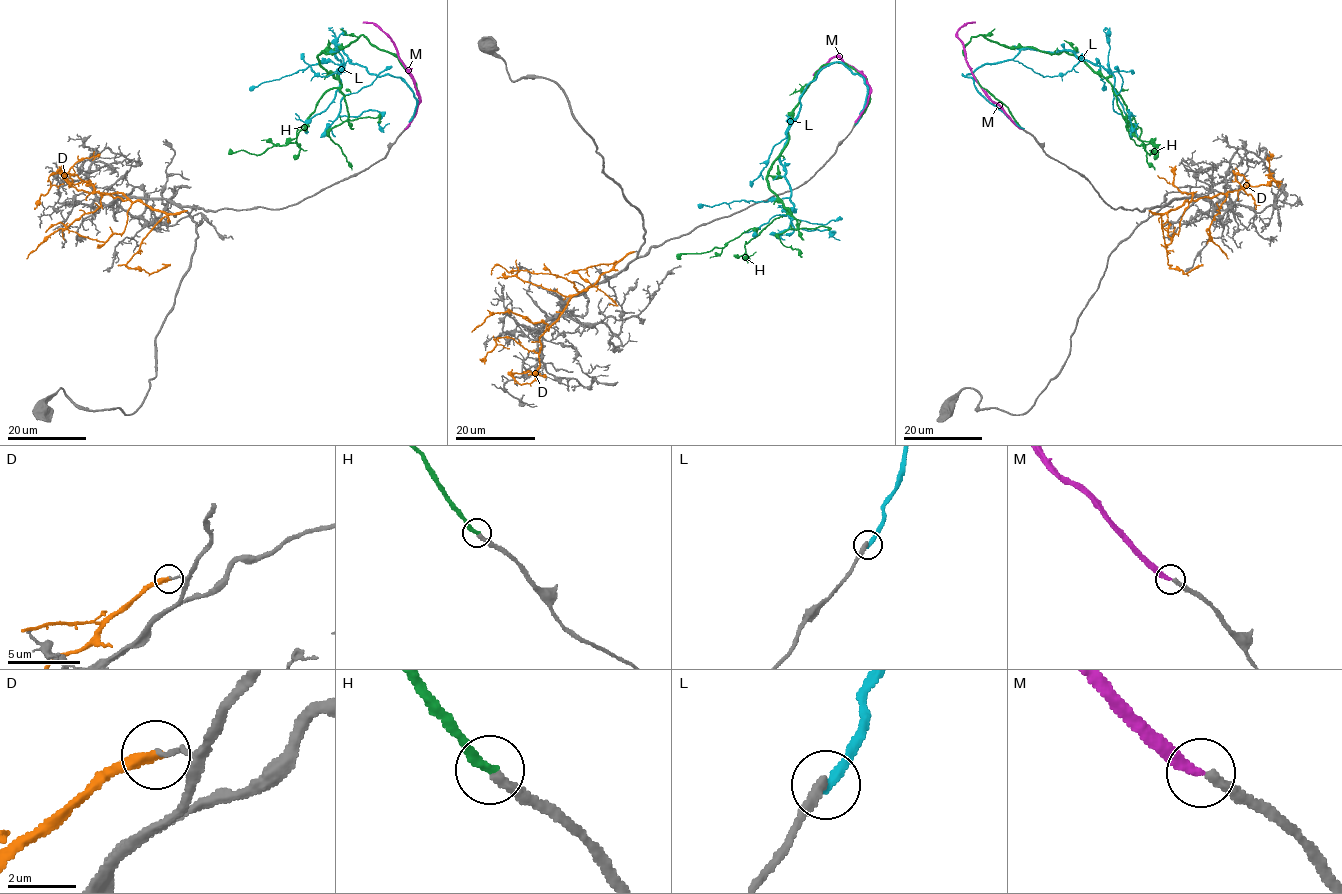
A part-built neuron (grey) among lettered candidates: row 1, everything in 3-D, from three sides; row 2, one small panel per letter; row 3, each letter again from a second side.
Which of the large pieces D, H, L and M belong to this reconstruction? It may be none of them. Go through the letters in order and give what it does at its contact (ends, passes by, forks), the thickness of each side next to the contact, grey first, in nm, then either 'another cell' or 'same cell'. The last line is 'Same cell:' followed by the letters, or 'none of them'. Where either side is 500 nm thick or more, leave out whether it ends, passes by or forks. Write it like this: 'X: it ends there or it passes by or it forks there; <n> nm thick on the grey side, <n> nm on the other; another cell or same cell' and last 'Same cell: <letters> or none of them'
D: it ends there; 100 nm thick on the grey side, 320 nm on the other; another cell
H: it ends there; 280 nm thick on the grey side, 300 nm on the other; same cell
L: it ends there; 280 nm thick on the grey side, 280 nm on the other; another cell
M: it ends there; 280 nm thick on the grey side, 280 nm on the other; another cell
Same cell: H

